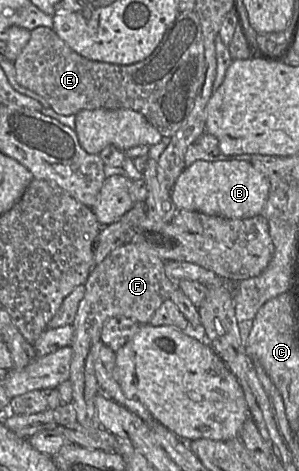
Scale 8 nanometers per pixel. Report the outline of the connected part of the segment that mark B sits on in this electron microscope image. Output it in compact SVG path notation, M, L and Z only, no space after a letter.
M197 160L183 170L170 190L170 196L178 210L196 211L227 219L247 219L262 213L269 190L268 178L250 162Z

